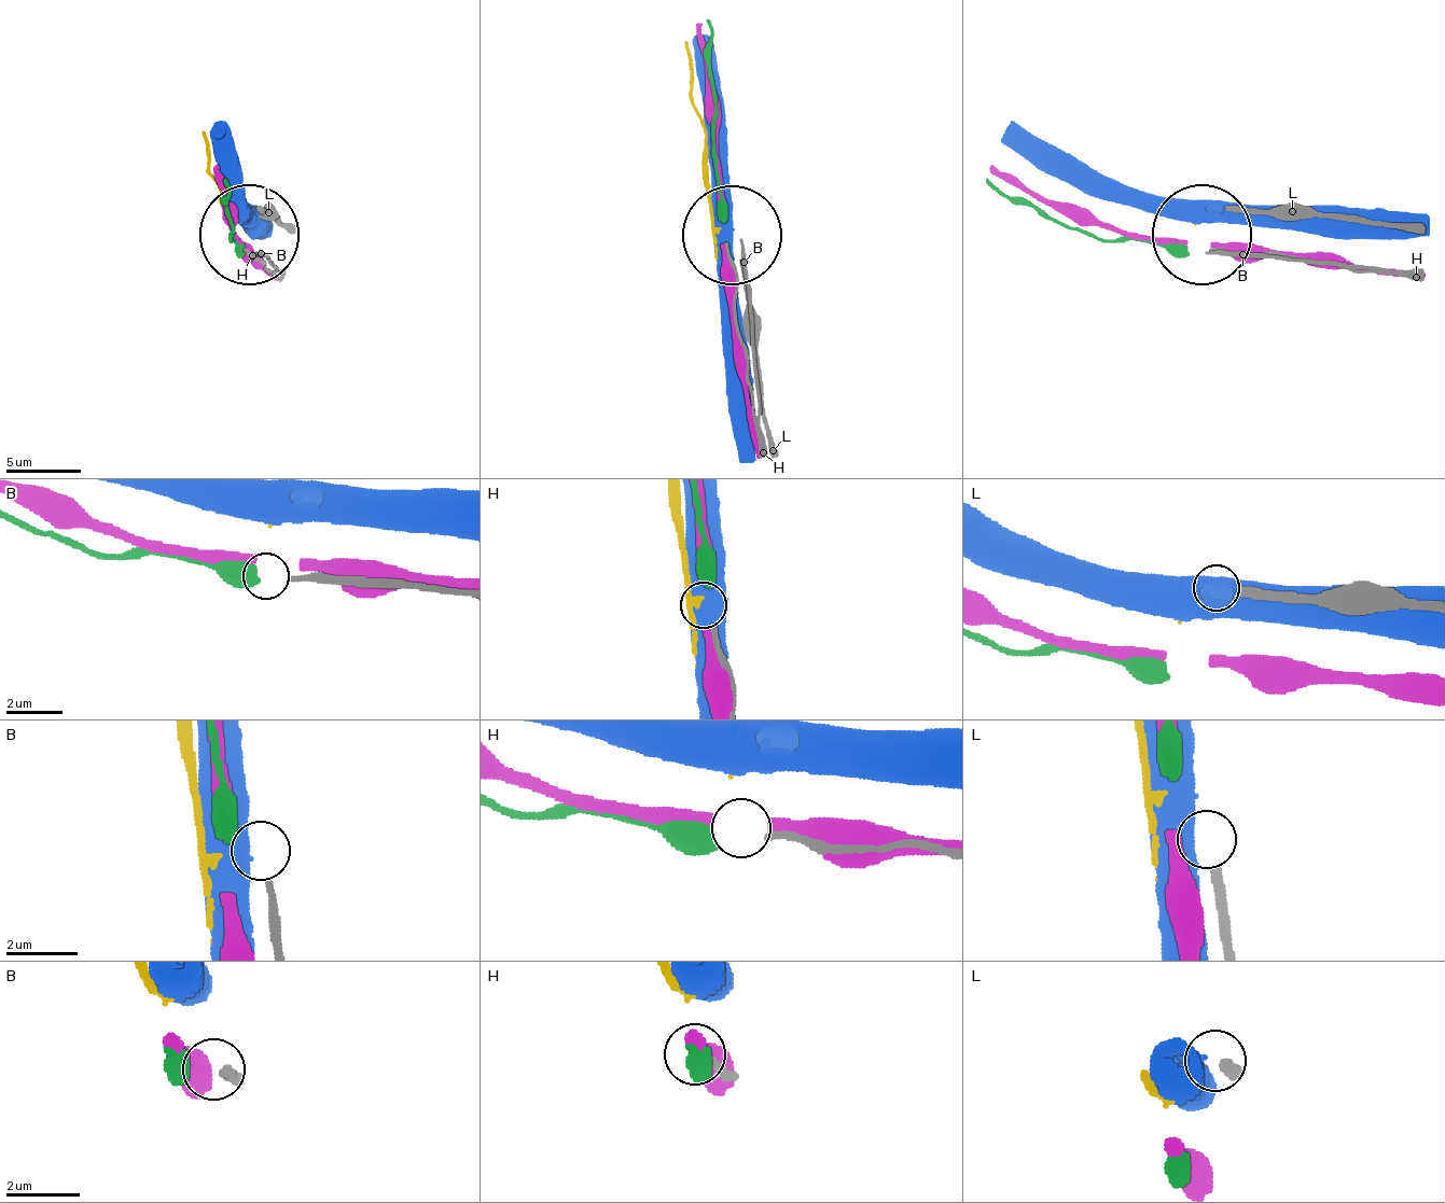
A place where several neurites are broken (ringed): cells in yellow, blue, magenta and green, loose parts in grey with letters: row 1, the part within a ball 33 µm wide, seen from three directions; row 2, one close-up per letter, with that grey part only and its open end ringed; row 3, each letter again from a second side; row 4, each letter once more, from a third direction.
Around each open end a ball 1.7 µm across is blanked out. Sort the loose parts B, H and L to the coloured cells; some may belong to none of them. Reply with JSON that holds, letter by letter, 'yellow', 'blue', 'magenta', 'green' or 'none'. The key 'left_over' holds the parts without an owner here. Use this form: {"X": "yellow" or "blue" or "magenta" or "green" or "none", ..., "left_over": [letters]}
{"B": "none", "H": "green", "L": "none", "left_over": ["B", "L"]}

